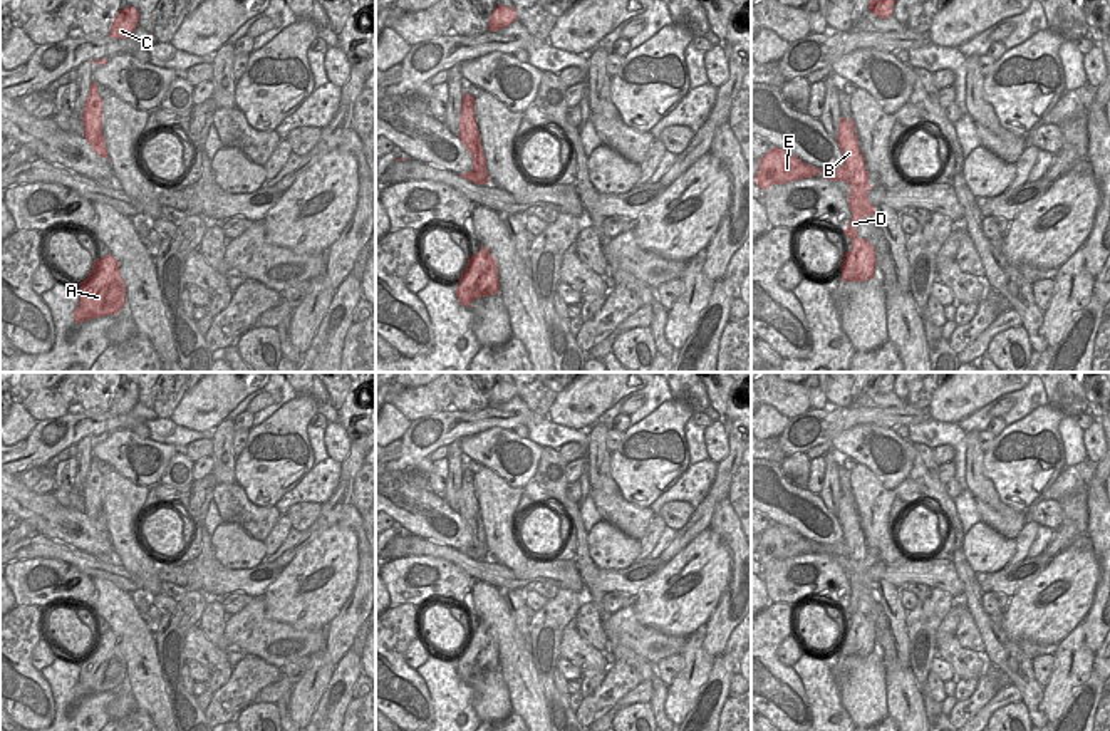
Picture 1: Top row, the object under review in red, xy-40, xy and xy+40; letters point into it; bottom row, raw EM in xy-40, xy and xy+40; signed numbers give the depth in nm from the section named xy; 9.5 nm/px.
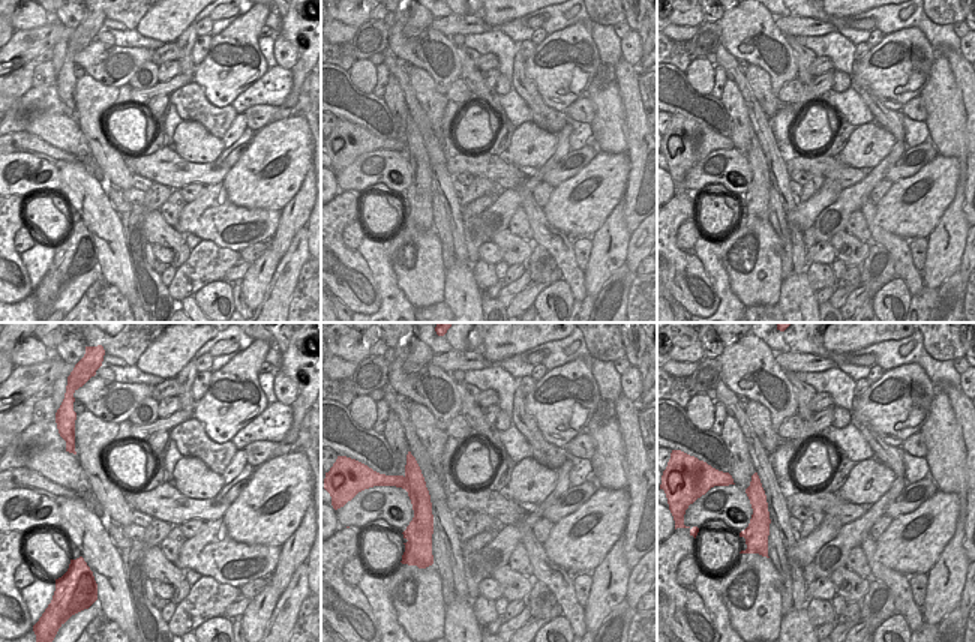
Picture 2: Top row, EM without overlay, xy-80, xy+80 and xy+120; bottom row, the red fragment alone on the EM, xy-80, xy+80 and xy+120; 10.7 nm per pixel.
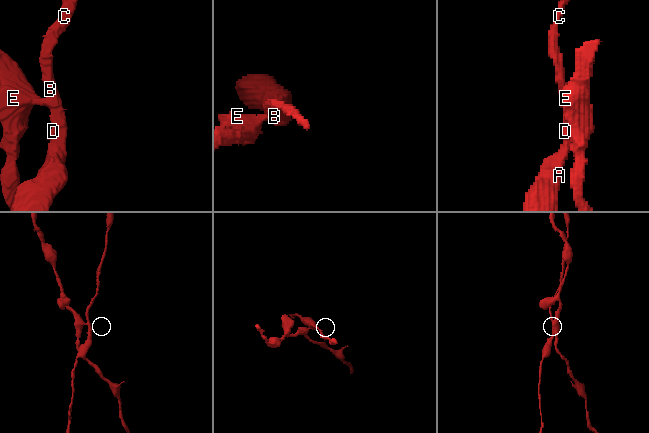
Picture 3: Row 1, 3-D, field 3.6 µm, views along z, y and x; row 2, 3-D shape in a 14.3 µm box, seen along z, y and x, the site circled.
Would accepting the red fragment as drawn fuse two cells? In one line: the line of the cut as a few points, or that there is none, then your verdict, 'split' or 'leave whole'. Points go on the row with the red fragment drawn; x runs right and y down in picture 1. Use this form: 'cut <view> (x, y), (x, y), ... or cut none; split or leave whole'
cut xy (472, 171), (480, 171), (487, 181); split

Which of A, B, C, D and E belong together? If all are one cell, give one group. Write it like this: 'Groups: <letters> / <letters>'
Groups: A B C D / E.

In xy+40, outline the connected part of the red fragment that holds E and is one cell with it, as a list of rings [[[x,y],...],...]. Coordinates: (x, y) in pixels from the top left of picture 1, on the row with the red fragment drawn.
[[[771,148],[761,159],[760,168],[755,178],[755,183],[760,186],[761,193],[771,184],[783,184],[803,178],[813,178],[817,173],[822,173],[822,178],[832,181],[850,181],[850,173],[845,166],[835,169],[818,169],[813,168],[791,153]]]

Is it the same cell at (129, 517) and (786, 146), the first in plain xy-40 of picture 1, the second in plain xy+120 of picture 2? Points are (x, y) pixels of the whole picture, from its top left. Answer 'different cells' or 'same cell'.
different cells

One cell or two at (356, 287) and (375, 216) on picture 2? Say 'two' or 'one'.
two

